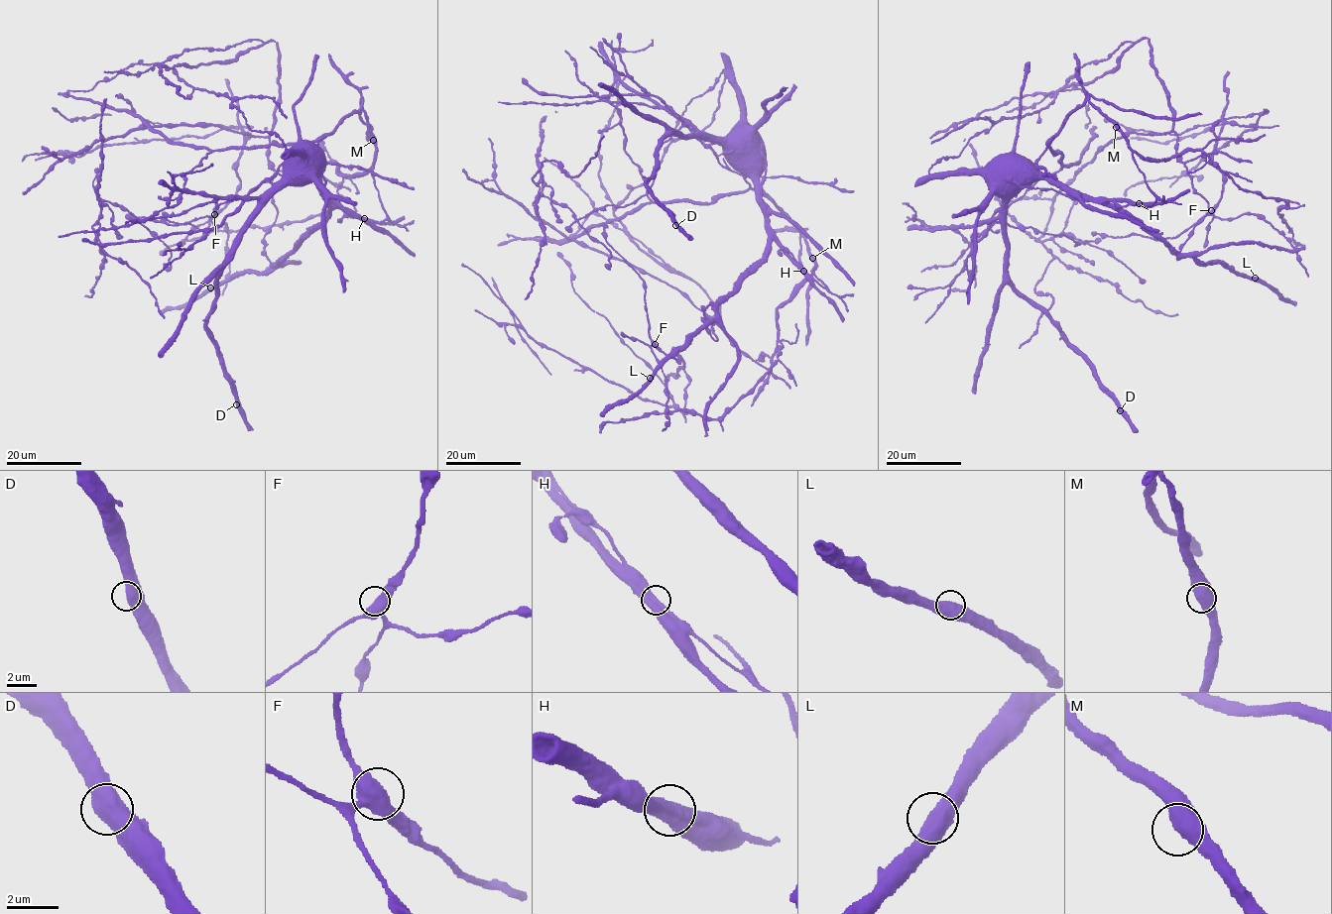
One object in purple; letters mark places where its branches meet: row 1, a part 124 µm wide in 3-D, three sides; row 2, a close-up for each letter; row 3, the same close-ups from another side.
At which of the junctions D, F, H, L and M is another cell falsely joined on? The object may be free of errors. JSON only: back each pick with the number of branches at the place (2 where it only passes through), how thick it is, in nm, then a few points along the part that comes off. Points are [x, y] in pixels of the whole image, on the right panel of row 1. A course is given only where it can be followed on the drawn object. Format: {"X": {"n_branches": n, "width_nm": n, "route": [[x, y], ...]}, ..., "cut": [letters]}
{"cut": []}

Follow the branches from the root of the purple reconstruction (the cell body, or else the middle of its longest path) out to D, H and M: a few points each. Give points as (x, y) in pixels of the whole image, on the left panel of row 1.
D: (304, 149), (284, 164), (282, 184), (257, 211), (218, 276), (218, 295), (208, 315), (207, 334), (236, 404)
H: (304, 149), (294, 157), (294, 163), (306, 164), (328, 202), (350, 209), (364, 218)
M: (304, 149), (294, 157), (294, 162), (310, 162), (313, 159), (306, 155), (305, 149), (361, 106), (373, 140)

